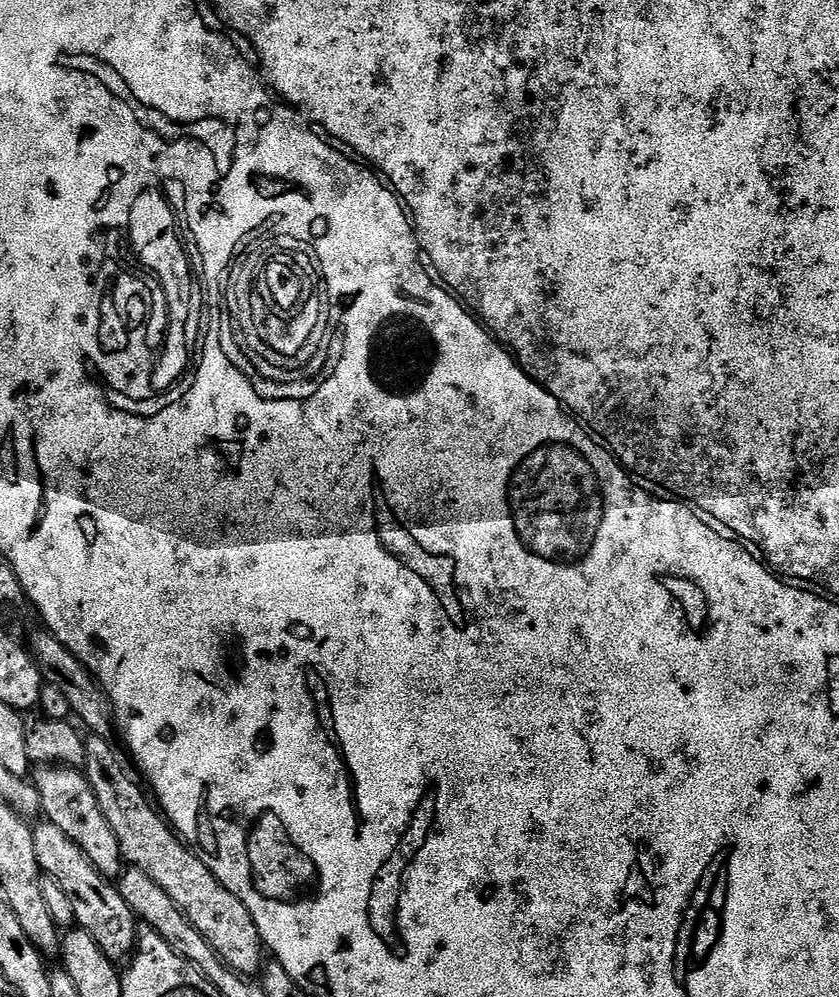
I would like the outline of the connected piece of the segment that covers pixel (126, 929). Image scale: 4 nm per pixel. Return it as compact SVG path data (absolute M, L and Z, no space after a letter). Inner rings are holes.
M40 822L40 825L33 827L32 837L34 854L38 854L41 873L47 879L58 882L58 886L62 886L66 898L70 898L70 906L74 906L74 918L78 927L86 930L86 934L90 934L90 938L98 942L106 958L113 962L127 961L136 950L138 921L130 906L126 906L119 887L102 874L98 874L98 870L90 866L86 854L82 854L82 850L78 850L74 841L66 838L66 834L58 830L58 826Z

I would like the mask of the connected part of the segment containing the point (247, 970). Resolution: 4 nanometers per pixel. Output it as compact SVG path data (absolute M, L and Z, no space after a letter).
M89 735L84 741L86 758L82 771L94 790L94 798L98 798L98 806L102 806L102 814L106 814L106 822L110 822L110 830L114 830L114 838L118 838L125 861L150 874L150 878L170 894L174 906L178 906L194 930L210 942L227 968L233 968L239 976L255 977L266 963L266 949L250 910L246 910L243 902L214 878L203 859L180 839L161 815L149 793L128 777L112 742L107 736Z

